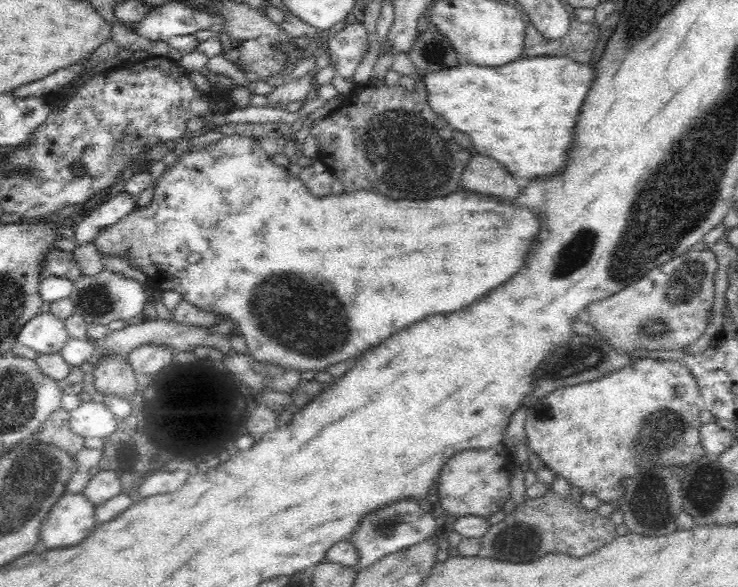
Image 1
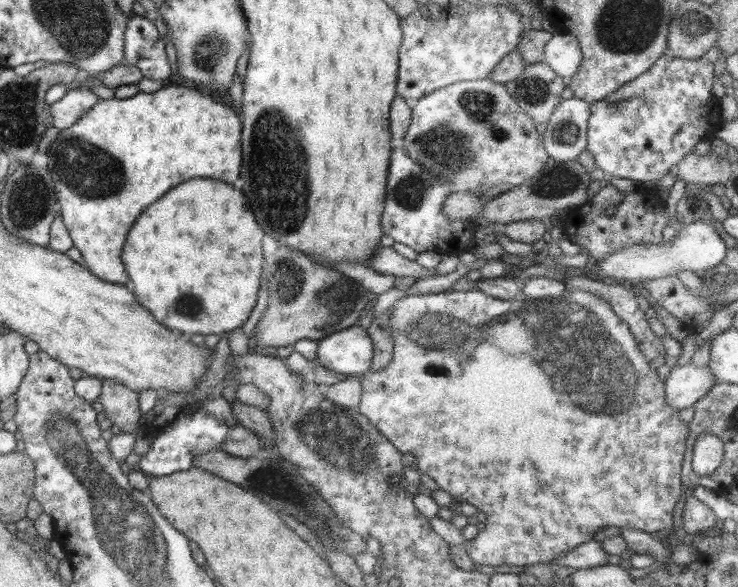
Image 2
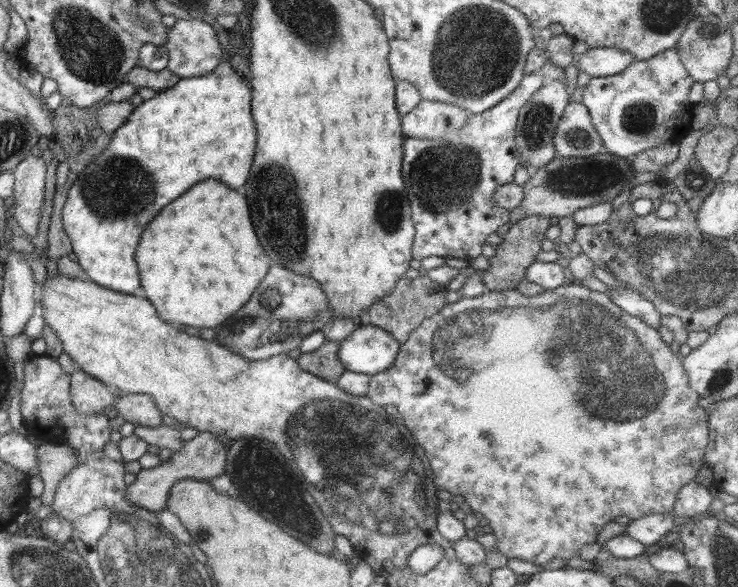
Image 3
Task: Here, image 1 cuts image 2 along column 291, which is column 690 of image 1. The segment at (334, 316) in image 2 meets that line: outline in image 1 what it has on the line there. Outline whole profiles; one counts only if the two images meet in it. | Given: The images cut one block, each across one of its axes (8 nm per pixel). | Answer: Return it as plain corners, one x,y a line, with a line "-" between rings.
703,247
688,250
686,254
676,256
669,260
667,264
652,270
646,280
648,280
648,290
640,290
636,284
624,288
624,292
618,292
616,296
596,302
588,308
588,318
586,320
591,326
599,330
607,344
612,344
616,349
633,350
637,348
648,350
672,350
676,351
682,346
689,346
703,336
716,300
715,284
718,268
720,264
716,254
705,250

